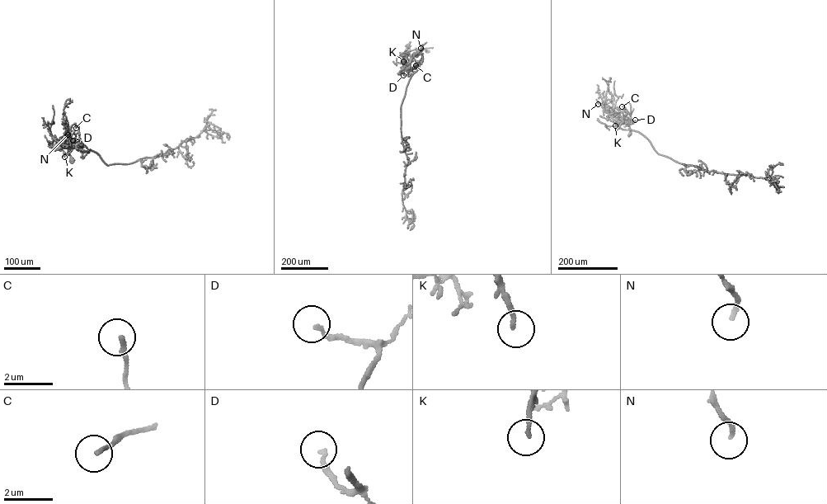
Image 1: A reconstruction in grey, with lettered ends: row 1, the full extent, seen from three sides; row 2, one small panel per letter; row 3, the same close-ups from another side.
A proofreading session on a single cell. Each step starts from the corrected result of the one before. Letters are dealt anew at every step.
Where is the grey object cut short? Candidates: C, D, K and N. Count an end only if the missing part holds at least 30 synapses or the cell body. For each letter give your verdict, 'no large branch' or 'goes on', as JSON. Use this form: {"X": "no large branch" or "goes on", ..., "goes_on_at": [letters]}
{"C": "no large branch", "D": "no large branch", "K": "no large branch", "N": "goes on", "goes_on_at": ["N"]}

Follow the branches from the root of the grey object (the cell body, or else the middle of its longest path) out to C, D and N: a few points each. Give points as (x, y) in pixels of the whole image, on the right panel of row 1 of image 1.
C: (629, 134), (628, 124), (620, 121), (622, 119), (622, 106)
D: (629, 134), (628, 124), (621, 120), (635, 120)
N: (629, 134), (627, 123), (614, 120), (598, 101), (598, 104)

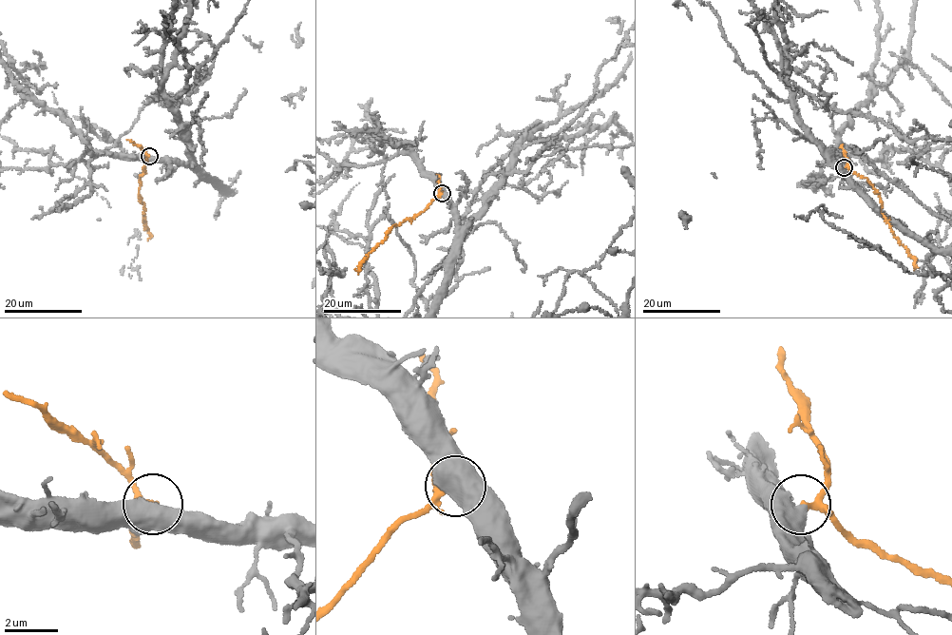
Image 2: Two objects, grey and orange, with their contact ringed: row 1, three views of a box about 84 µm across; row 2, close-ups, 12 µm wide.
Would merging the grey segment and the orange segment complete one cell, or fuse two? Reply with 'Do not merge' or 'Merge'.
Merge

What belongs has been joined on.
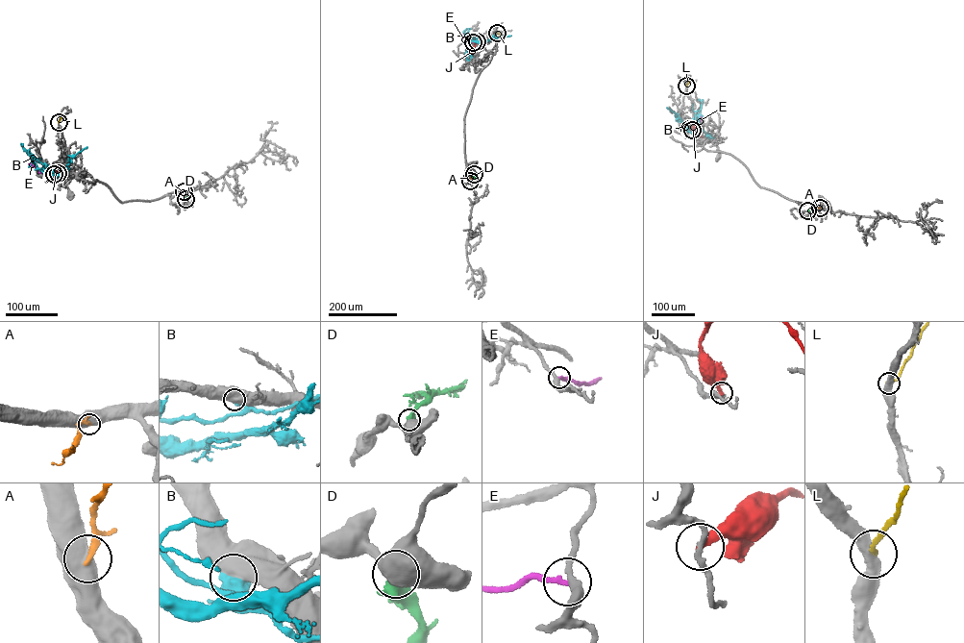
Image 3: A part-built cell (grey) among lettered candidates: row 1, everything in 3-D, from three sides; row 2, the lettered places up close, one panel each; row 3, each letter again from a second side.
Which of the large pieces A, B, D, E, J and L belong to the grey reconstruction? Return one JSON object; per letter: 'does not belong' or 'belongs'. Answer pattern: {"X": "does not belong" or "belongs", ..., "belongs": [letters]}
{"A": "does not belong", "B": "does not belong", "D": "does not belong", "E": "does not belong", "J": "does not belong", "L": "does not belong", "belongs": []}

